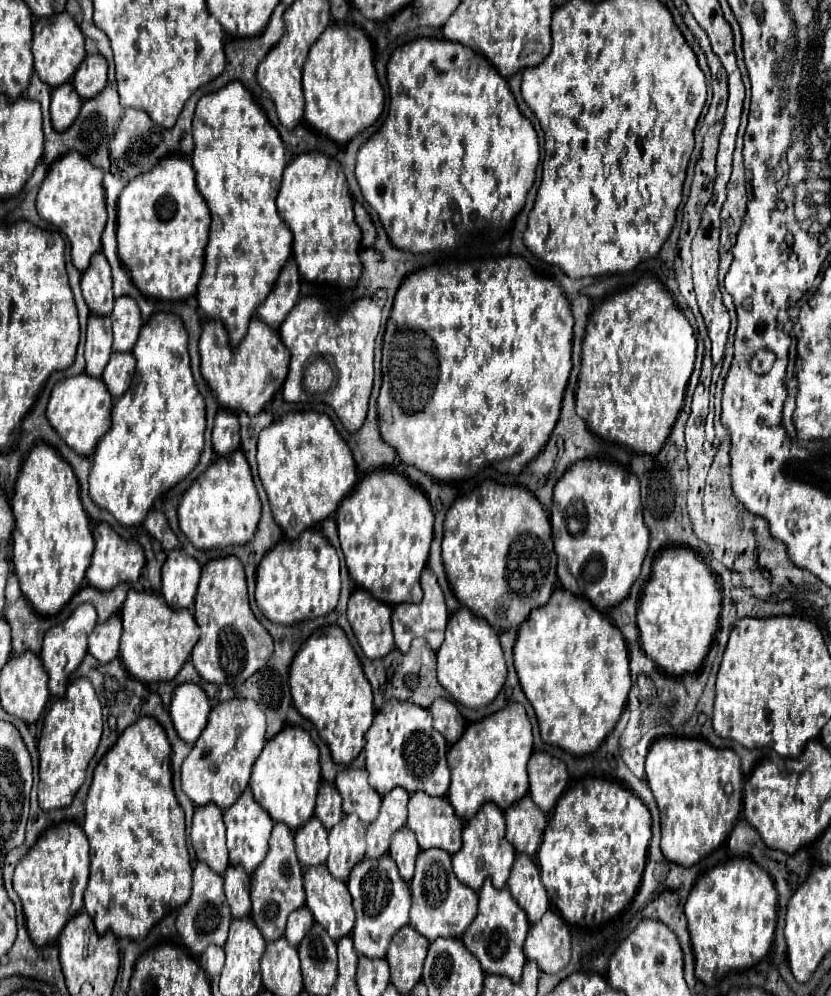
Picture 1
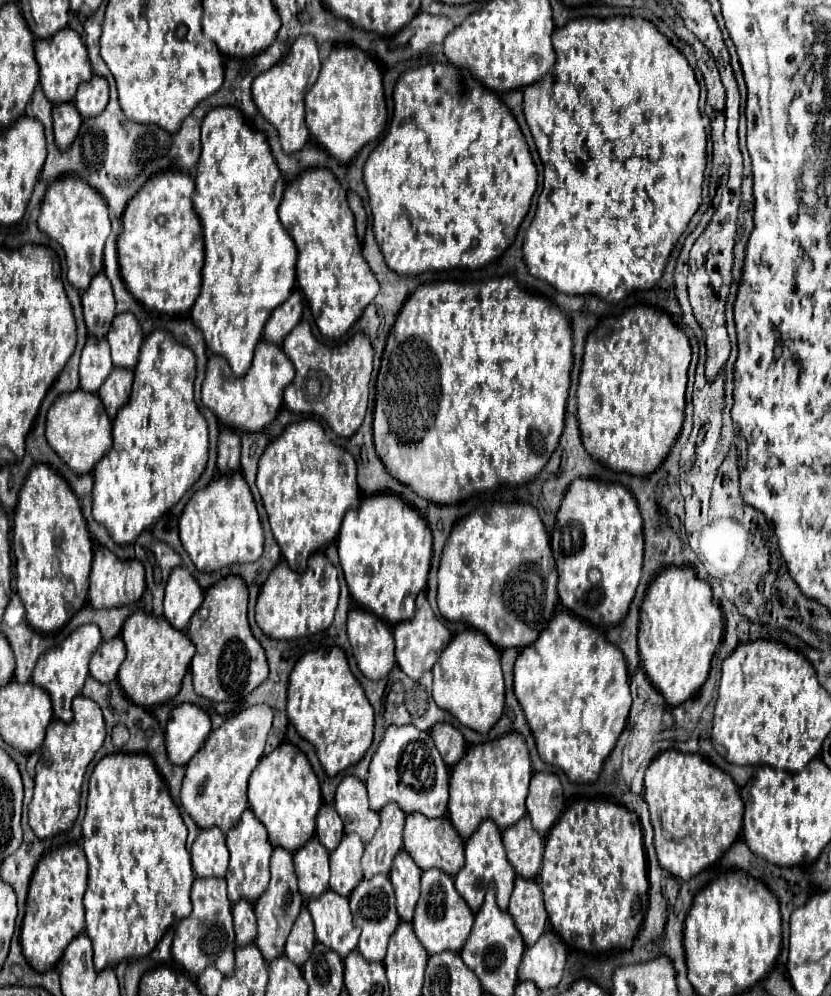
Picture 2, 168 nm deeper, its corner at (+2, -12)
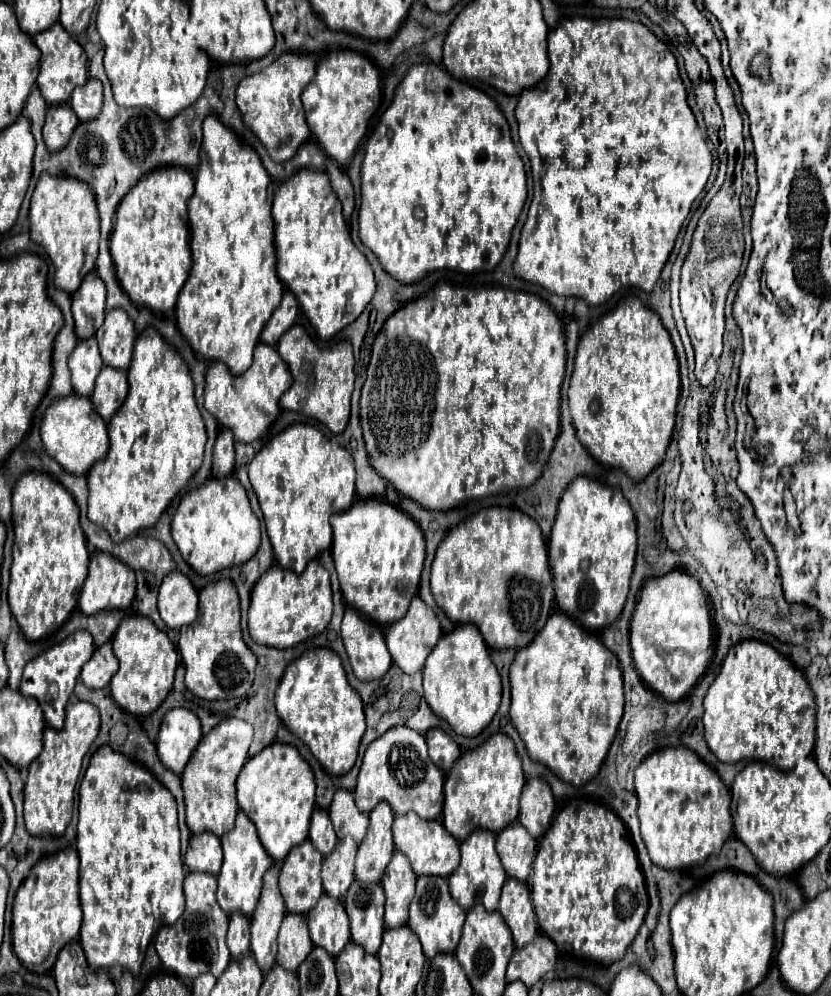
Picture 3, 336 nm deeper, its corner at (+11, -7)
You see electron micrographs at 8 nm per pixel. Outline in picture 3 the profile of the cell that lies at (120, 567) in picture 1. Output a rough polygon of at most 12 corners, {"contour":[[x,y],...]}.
{"contour":[[104,551],[90,557],[78,607],[126,609],[134,571]]}

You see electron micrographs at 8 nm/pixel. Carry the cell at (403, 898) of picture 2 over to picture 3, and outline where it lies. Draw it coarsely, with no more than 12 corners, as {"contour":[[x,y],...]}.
{"contour":[[394,851],[382,875],[386,927],[408,921],[416,873]]}

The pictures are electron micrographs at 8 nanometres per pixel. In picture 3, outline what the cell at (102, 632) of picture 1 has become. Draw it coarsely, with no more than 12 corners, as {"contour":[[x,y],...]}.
{"contour":[[112,643],[96,647],[82,667],[80,679],[102,689],[118,671]]}

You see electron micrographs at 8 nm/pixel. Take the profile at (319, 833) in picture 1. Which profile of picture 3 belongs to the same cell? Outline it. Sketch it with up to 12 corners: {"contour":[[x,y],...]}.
{"contour":[[308,839],[288,853],[280,891],[306,915],[324,891],[322,855]]}

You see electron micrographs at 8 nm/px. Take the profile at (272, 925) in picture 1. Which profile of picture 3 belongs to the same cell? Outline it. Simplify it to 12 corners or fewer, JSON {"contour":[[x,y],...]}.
{"contour":[[280,865],[264,877],[250,949],[262,971],[276,961],[276,937],[286,915],[278,889]]}

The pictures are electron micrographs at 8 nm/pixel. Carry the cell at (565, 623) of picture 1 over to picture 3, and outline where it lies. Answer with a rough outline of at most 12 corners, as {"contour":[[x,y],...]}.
{"contour":[[564,613],[518,649],[510,719],[564,783],[622,719],[616,655]]}

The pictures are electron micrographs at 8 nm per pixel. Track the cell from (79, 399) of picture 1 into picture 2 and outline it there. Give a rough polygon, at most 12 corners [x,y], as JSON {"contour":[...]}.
{"contour":[[61,394],[45,436],[77,474],[111,448],[111,420],[97,394]]}

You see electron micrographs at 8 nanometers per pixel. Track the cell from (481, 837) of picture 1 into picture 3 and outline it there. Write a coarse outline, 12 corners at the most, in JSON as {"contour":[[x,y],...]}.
{"contour":[[492,831],[460,843],[462,861],[448,877],[466,911],[496,911],[506,871]]}

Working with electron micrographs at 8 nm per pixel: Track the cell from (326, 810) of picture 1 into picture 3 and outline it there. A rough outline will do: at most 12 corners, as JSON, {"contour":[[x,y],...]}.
{"contour":[[314,809],[308,837],[322,855],[338,843],[326,809]]}

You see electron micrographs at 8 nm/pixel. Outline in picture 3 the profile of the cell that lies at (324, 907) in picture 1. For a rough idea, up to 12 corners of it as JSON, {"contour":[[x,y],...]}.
{"contour":[[322,893],[306,919],[312,943],[336,957],[350,941],[340,899]]}

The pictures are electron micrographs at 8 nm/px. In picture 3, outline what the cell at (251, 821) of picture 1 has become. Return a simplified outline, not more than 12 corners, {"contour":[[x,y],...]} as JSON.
{"contour":[[238,811],[222,835],[216,901],[252,917],[272,865],[256,827]]}

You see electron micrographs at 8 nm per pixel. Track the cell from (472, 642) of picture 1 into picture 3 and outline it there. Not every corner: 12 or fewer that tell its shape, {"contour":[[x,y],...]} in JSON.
{"contour":[[472,623],[442,635],[426,703],[458,735],[496,715],[500,675]]}

